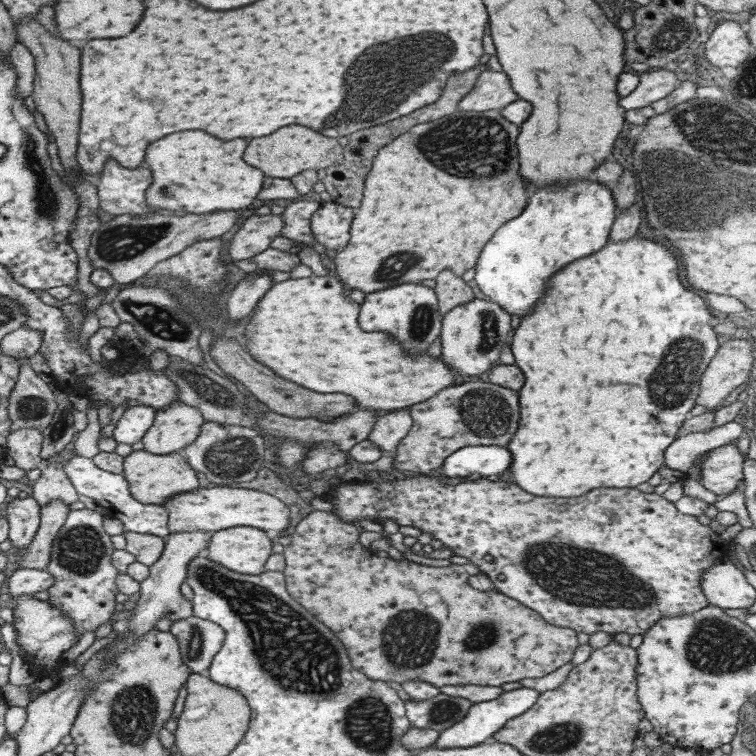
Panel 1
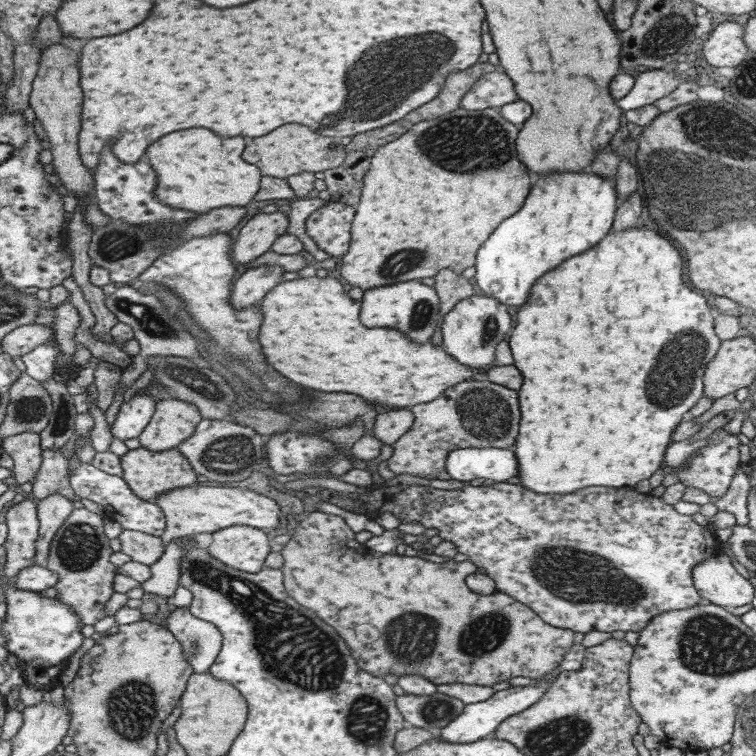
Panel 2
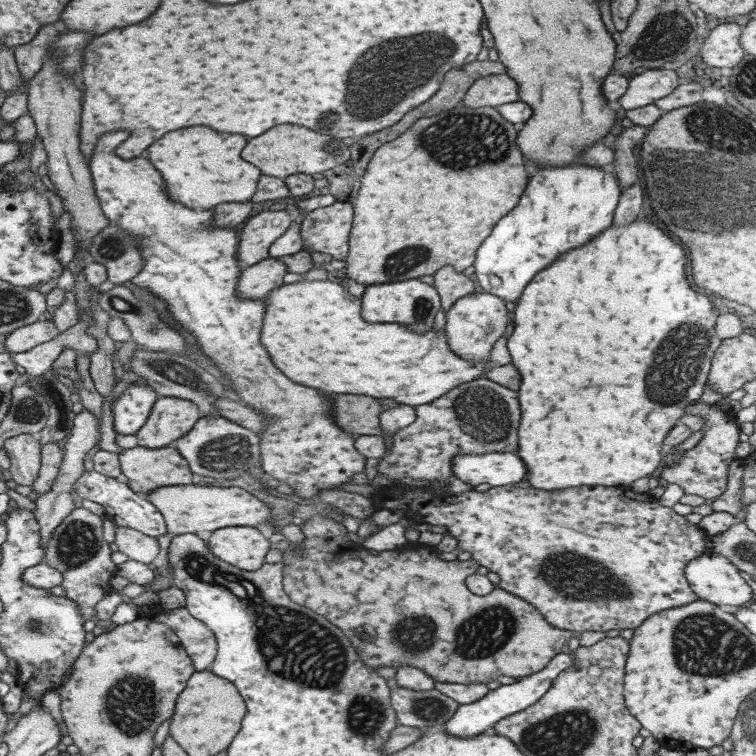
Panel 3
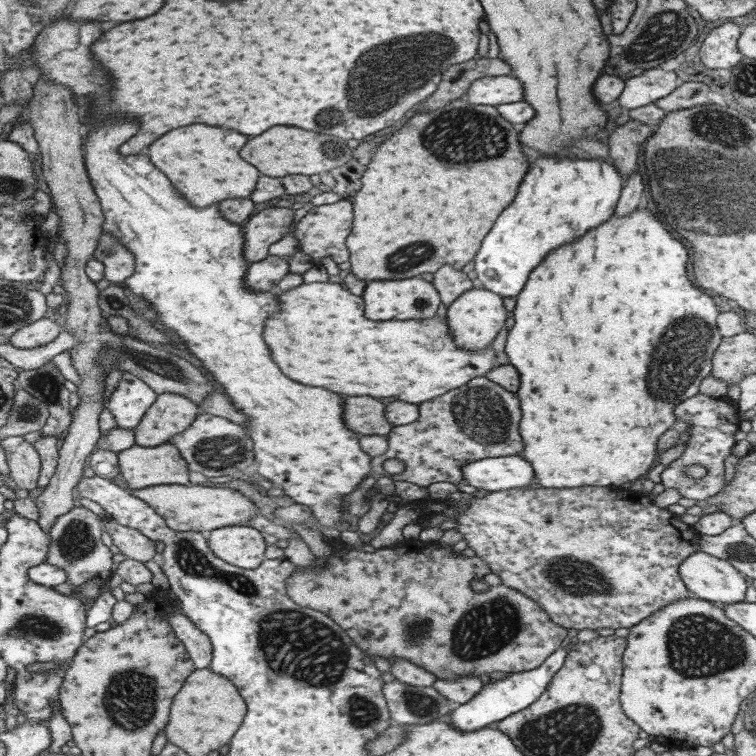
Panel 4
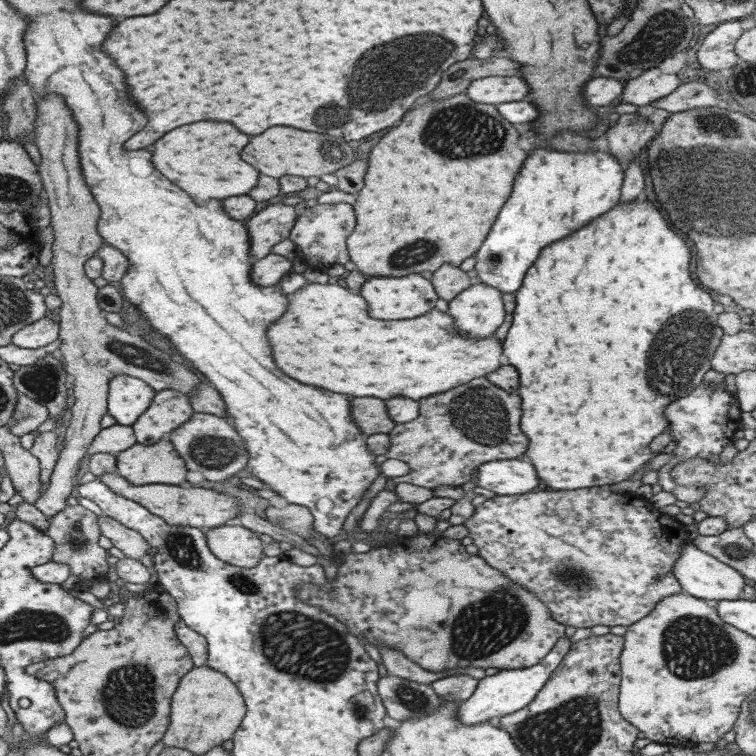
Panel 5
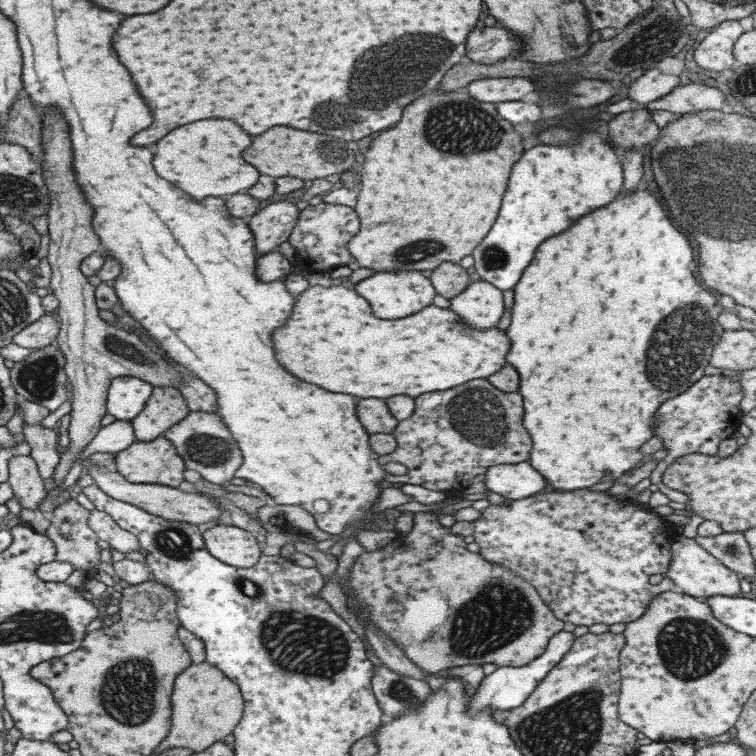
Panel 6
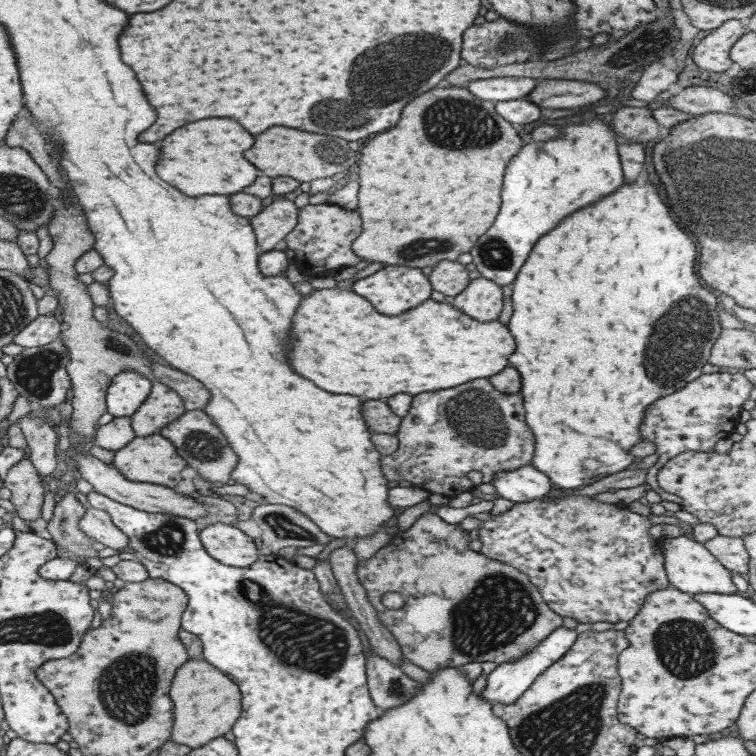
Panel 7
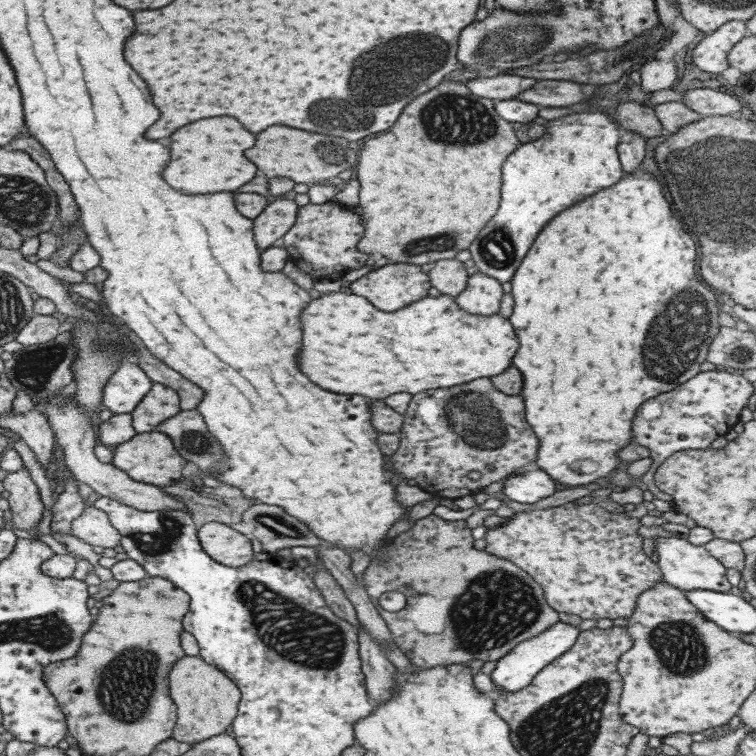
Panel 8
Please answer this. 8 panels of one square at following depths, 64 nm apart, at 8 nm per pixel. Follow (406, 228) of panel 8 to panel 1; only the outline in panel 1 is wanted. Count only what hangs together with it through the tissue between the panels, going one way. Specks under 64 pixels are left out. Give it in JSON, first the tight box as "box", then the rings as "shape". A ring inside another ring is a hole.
{"box":[334,110,528,294],"shape":[[[458,110],[438,120],[417,124],[382,146],[365,177],[361,205],[351,224],[350,240],[336,251],[334,264],[338,278],[370,294],[372,290],[380,291],[404,282],[418,284],[422,280],[434,280],[442,270],[452,270],[461,277],[466,270],[474,268],[482,248],[494,232],[514,216],[520,216],[528,202],[524,196],[526,184],[518,176],[518,150],[514,144],[516,126],[508,122],[501,111]],[[396,254],[410,254],[416,258],[390,258]]]}

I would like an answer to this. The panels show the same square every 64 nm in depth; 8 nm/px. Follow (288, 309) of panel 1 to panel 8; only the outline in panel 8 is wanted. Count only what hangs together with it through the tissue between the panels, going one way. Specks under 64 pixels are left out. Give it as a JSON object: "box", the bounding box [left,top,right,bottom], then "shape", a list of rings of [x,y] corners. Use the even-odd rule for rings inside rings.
{"box":[298,292,518,398],"shape":[[[324,292],[320,298],[310,300],[308,308],[302,310],[300,322],[302,322],[302,348],[300,348],[300,354],[298,354],[298,368],[302,368],[302,372],[314,384],[318,384],[320,388],[326,388],[326,390],[338,392],[338,394],[360,394],[360,396],[368,396],[368,398],[386,398],[386,396],[396,394],[396,392],[418,394],[418,392],[432,390],[432,388],[450,388],[450,386],[464,384],[464,382],[470,382],[470,380],[476,380],[476,378],[490,378],[490,376],[496,376],[496,374],[504,372],[510,366],[510,360],[516,354],[516,350],[518,350],[518,338],[516,338],[514,328],[512,328],[508,318],[504,318],[500,312],[492,314],[492,316],[470,314],[470,312],[462,310],[456,304],[454,297],[446,294],[441,294],[437,297],[428,295],[426,298],[408,304],[406,308],[402,308],[398,312],[380,312],[362,296],[354,296],[354,294],[346,294],[346,292]]]}

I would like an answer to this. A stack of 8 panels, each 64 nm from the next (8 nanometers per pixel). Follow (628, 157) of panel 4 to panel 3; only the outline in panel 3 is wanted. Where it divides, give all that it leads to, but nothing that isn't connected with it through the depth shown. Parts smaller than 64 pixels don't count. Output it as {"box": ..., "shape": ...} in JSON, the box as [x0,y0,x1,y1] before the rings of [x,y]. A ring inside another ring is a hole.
{"box":[616,124,649,192],"shape":[[[634,124],[630,128],[622,128],[620,136],[616,138],[616,176],[620,184],[621,192],[630,188],[638,179],[638,166],[634,156],[634,146],[641,144],[649,127]]]}

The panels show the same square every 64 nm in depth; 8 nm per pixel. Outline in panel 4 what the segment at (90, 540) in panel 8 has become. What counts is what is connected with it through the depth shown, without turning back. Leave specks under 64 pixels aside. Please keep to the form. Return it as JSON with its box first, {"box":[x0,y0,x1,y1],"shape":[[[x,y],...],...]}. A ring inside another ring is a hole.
{"box":[103,517,160,563],"shape":[[[106,517],[104,519],[103,529],[112,537],[113,544],[128,559],[145,563],[152,560],[160,549],[158,543],[154,542],[154,540],[144,536],[138,530],[115,523],[111,518]]]}

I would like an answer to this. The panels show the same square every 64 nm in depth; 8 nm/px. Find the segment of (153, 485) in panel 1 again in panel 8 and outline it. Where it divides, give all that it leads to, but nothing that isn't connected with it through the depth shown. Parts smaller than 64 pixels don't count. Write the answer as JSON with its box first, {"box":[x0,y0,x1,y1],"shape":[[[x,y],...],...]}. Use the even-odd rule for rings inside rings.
{"box":[111,430,187,487],"shape":[[[156,430],[136,433],[128,442],[119,444],[113,452],[111,464],[126,472],[126,475],[135,482],[167,487],[183,479],[182,469],[187,465],[187,461],[177,451],[170,436]]]}

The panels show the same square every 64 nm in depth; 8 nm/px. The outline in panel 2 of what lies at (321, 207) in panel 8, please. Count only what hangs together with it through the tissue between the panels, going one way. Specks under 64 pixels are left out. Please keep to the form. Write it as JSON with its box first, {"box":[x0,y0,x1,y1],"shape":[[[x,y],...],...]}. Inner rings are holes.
{"box":[303,200,355,256],"shape":[[[330,200],[303,222],[304,232],[327,254],[342,256],[351,245],[354,215],[355,207]]]}

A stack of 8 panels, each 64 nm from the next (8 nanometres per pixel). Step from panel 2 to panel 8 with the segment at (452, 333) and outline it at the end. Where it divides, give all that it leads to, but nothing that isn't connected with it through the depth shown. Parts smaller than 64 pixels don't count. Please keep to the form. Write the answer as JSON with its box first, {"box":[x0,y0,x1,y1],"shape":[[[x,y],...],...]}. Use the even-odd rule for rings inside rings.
{"box":[455,271,504,316],"shape":[[[471,271],[468,284],[455,297],[456,304],[476,316],[492,316],[500,310],[500,299],[504,296],[502,284],[494,277],[480,271]]]}

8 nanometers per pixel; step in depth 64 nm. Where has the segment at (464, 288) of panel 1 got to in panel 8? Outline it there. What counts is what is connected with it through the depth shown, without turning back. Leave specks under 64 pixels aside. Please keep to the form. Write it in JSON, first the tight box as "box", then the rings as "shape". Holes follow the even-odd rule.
{"box":[428,259,471,297],"shape":[[[457,259],[437,260],[428,272],[431,286],[441,294],[457,297],[466,288],[471,271]]]}

